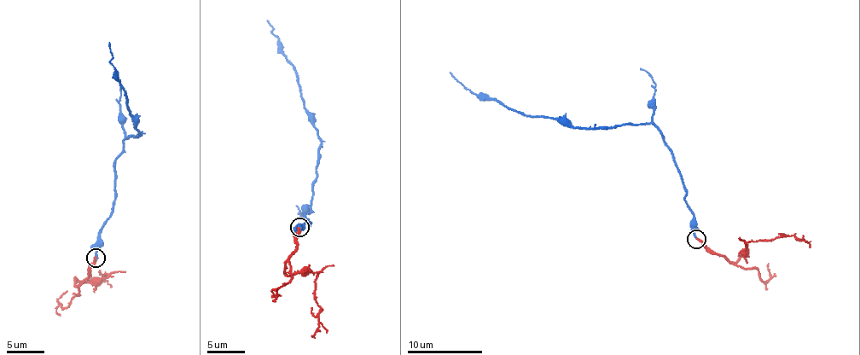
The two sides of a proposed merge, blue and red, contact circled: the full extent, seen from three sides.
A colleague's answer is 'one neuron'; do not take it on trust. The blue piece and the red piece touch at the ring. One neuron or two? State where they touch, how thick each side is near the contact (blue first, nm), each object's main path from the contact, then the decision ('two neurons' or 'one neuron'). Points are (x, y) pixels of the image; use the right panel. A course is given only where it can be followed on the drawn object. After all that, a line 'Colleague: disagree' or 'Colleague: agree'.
at (696, 239); 200 nm thick on the blue side, 200 nm on the other; blue runs (697, 238), (672, 151), (653, 124), (563, 125), (479, 97), (450, 72); red runs (697, 238), (729, 262), (746, 253), (747, 243), (780, 235), (794, 235), (810, 247); two neurons
Colleague: disagree

